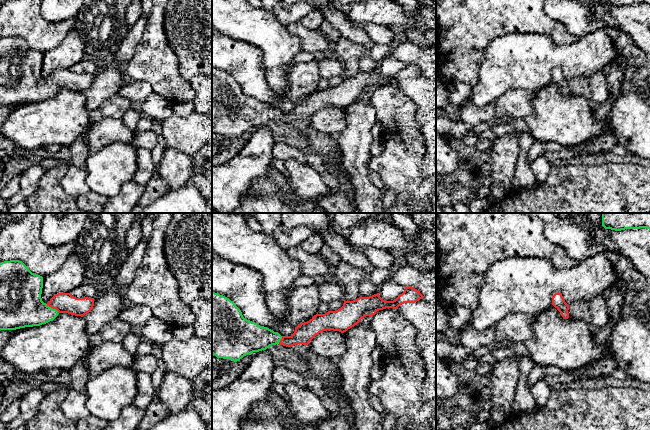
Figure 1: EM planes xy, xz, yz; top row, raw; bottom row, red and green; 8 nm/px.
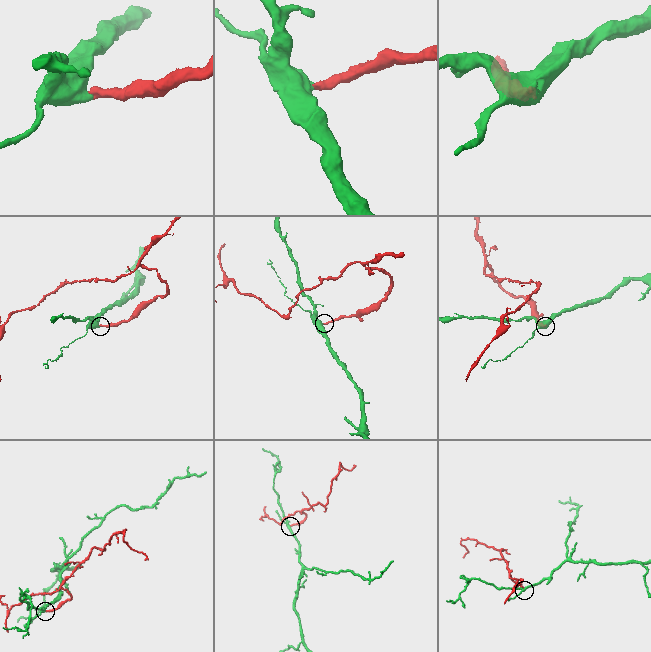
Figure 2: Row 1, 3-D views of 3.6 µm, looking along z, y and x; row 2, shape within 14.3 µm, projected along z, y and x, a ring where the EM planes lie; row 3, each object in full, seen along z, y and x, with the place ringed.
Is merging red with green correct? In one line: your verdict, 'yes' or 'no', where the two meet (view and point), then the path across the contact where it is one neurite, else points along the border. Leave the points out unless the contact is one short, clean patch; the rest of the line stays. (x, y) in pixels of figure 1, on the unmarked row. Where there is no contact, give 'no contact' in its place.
yes | xy (53, 84) | across xy (63, 78), (58, 79), (53, 84), (29, 84), (22, 82)

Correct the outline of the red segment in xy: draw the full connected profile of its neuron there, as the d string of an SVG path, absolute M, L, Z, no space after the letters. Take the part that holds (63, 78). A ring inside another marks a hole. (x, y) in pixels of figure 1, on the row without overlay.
M19 36L0 39L0 106L40 102L54 96L59 89L83 93L94 82L94 74L76 74L70 69L55 70L46 80L42 77L43 53L32 49Z

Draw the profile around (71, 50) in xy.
M73 28L56 48L43 53L42 77L47 80L55 70L70 69L84 54L85 44Z

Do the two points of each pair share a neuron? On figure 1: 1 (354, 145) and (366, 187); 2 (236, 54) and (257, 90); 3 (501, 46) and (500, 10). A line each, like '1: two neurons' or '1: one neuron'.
1: one neuron
2: one neuron
3: two neurons

